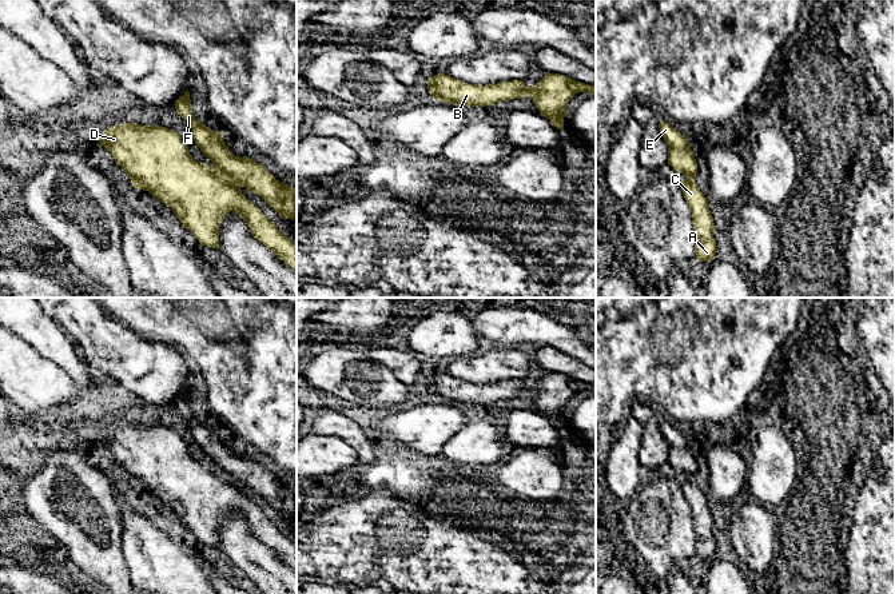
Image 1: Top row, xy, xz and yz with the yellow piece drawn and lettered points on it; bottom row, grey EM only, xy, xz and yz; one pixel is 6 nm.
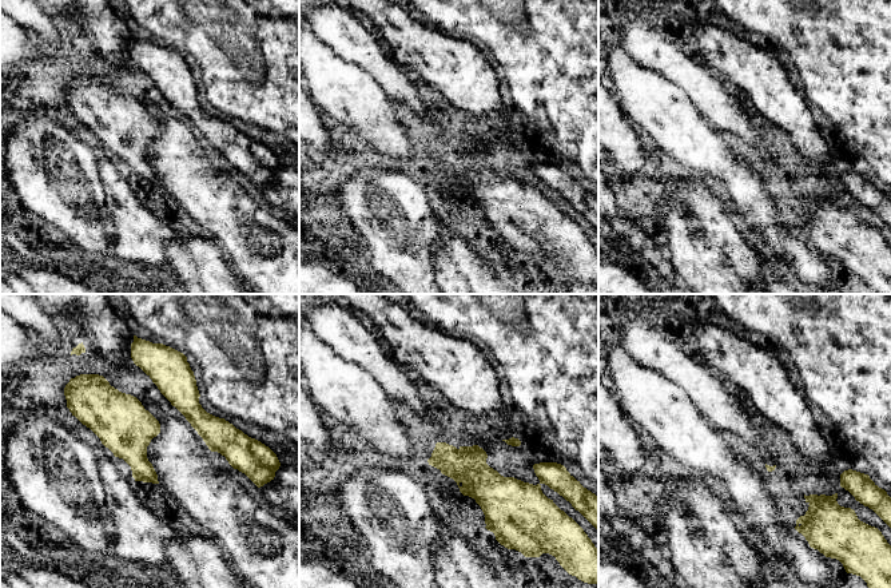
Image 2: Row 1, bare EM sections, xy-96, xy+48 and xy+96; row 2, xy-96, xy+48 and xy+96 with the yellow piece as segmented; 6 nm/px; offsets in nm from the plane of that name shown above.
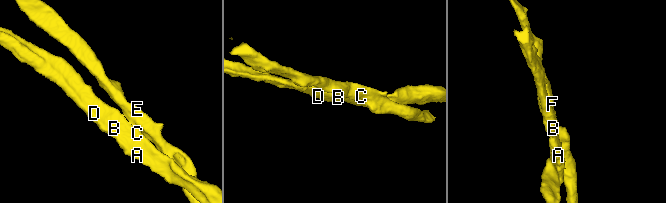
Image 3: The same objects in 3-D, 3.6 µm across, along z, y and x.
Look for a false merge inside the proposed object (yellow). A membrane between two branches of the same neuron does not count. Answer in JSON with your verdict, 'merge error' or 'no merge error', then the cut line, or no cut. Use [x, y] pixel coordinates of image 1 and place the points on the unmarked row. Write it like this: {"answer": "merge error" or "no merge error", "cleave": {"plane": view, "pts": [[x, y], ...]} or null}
{"answer": "merge error", "cleave": {"plane": "xy", "pts": [[214, 466], [238, 485]]}}

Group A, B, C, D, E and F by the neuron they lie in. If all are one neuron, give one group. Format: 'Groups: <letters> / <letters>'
Groups: A B C D / E F

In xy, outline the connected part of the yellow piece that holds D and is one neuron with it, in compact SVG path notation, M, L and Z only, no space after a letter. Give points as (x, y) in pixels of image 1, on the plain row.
M124 422L102 431L100 443L112 453L115 462L130 475L135 487L148 490L167 503L202 545L219 549L219 525L230 510L247 521L254 538L297 570L297 543L286 537L277 525L240 490L239 485L215 467L196 461L179 432L162 424Z

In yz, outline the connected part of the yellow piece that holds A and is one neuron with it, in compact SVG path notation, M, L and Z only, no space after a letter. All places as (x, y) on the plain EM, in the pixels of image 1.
M684 478L681 482L683 494L692 511L695 529L695 553L697 561L711 562L716 554L716 539L713 537L713 517L709 510L708 499L700 490L693 478Z

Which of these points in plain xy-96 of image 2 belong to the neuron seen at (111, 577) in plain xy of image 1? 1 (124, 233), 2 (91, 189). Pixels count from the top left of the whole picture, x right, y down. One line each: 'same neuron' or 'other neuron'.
1: other neuron
2: same neuron

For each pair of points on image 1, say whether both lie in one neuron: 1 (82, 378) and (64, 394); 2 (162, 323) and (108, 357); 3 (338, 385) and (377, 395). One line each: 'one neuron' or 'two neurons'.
1: two neurons
2: two neurons
3: one neuron

